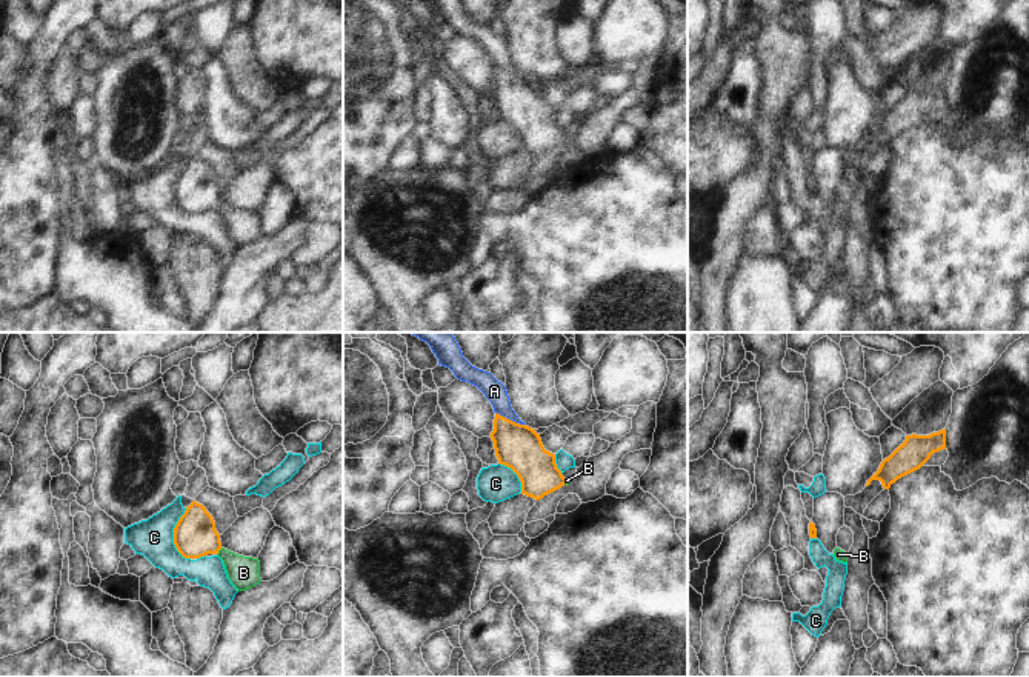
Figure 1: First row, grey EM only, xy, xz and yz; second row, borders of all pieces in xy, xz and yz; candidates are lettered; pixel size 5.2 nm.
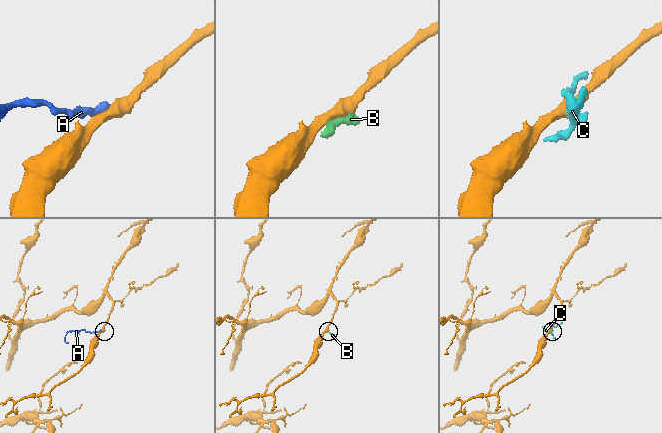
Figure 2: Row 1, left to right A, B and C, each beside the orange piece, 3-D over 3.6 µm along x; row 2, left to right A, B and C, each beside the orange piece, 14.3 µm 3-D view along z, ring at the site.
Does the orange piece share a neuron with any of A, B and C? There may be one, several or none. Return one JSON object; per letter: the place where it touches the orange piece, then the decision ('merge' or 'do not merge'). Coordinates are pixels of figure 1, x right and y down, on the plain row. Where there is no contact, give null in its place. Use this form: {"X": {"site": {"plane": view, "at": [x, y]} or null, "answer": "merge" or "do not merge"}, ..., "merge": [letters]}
{"A": {"site": {"plane": "xz", "at": [511, 76]}, "answer": "do not merge"}, "B": {"site": {"plane": "xy", "at": [219, 205]}, "answer": "merge"}, "C": {"site": {"plane": "xy", "at": [174, 191]}, "answer": "do not merge"}, "merge": ["B"]}

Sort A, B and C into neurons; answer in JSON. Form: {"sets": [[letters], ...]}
{"sets": [["A"], ["B"], ["C"]]}

